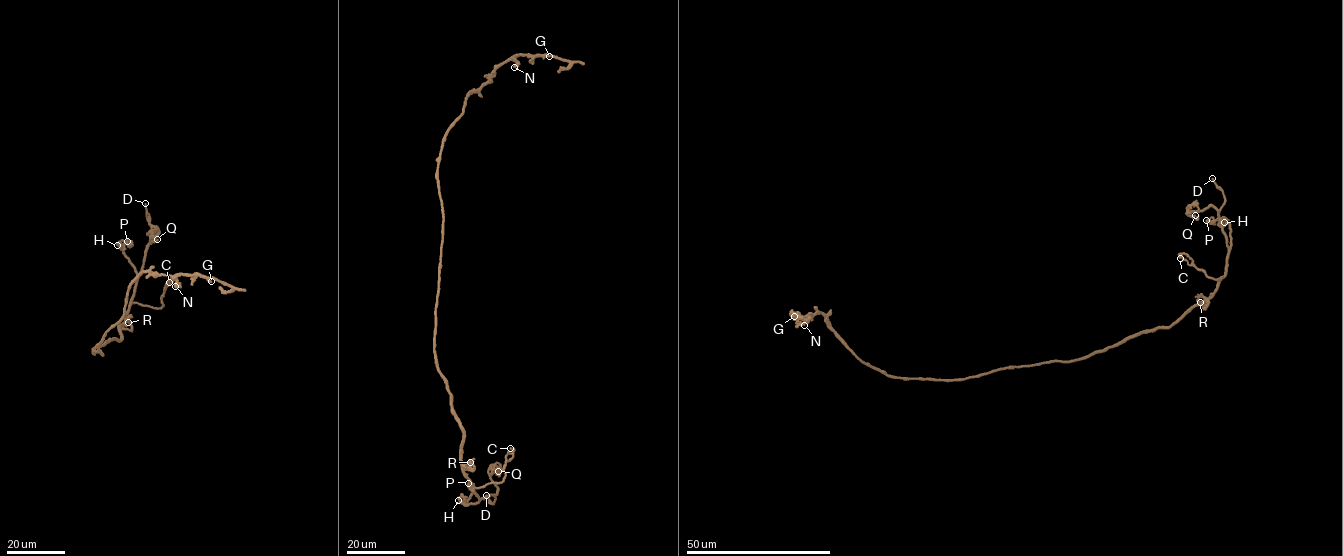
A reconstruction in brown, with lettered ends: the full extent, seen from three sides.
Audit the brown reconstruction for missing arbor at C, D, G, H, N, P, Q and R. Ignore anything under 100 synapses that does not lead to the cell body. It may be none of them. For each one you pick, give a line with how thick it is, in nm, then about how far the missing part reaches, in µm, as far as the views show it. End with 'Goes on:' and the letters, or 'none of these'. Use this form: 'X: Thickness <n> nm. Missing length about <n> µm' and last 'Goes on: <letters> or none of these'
D: Thickness 190 nm. Missing length about 25 µm
Goes on: D

